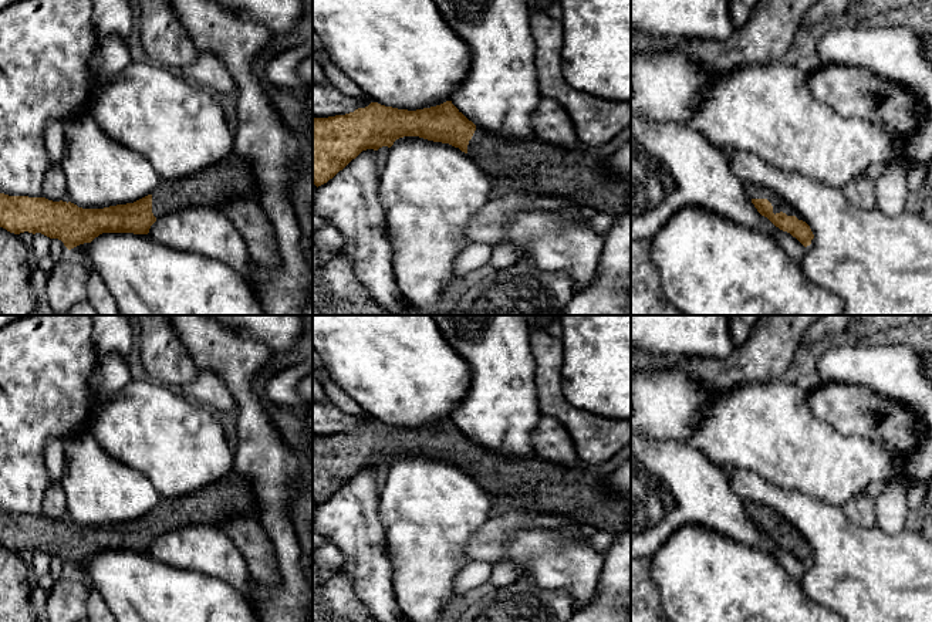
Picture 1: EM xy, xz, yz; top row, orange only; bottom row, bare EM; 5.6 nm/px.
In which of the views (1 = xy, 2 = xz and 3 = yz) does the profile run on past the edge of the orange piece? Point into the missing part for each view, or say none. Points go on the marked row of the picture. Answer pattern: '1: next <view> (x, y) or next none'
1: next xy (232, 178)
2: next xz (544, 168)
3: next yz (753, 191)

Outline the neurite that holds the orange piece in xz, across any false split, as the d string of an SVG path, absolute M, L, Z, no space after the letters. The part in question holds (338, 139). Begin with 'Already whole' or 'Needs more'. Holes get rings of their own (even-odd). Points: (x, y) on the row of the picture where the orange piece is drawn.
Needs more. M371 102L345 115L328 118L313 116L313 183L318 187L332 179L362 151L391 148L403 136L419 136L433 142L459 148L494 182L513 179L538 195L563 195L580 206L592 206L605 214L627 212L631 197L631 178L612 179L604 165L604 158L590 156L584 146L565 149L537 139L511 141L497 136L469 121L453 104L408 111Z

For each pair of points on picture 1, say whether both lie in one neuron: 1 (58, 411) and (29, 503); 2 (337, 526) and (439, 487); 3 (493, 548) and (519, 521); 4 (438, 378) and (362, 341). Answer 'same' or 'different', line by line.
1: same
2: different
3: same
4: same

